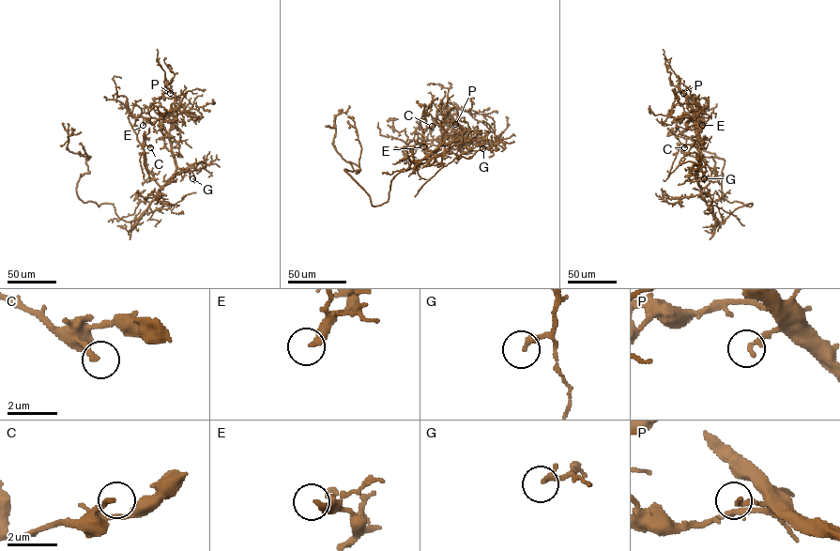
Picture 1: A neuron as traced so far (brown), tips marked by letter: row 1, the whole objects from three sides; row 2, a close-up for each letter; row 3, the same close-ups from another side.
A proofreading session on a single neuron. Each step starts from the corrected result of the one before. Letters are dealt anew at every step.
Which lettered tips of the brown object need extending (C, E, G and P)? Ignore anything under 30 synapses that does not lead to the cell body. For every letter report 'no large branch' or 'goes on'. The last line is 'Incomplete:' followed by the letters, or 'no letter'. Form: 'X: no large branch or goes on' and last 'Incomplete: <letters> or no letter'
C: no large branch
E: goes on
G: no large branch
P: no large branch
Incomplete: E

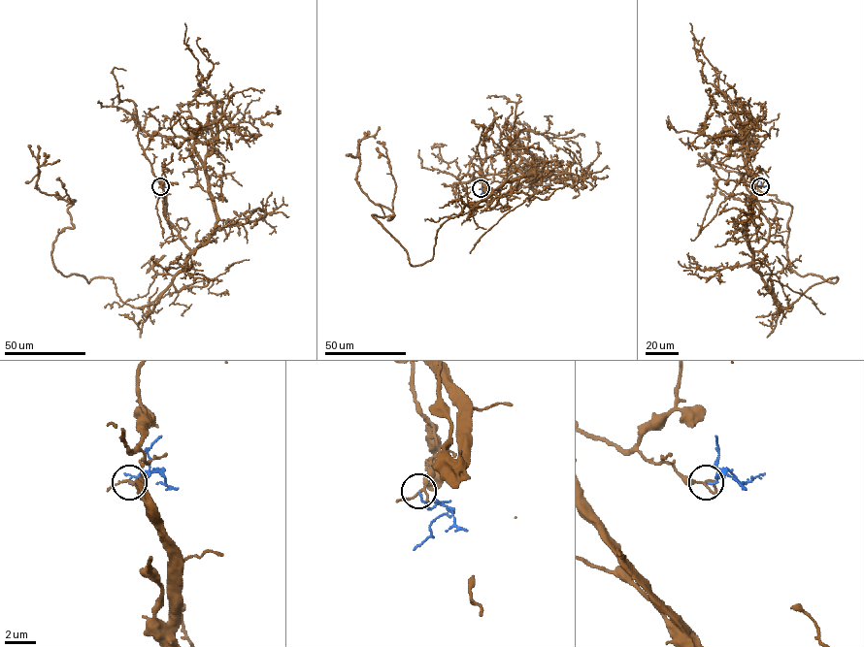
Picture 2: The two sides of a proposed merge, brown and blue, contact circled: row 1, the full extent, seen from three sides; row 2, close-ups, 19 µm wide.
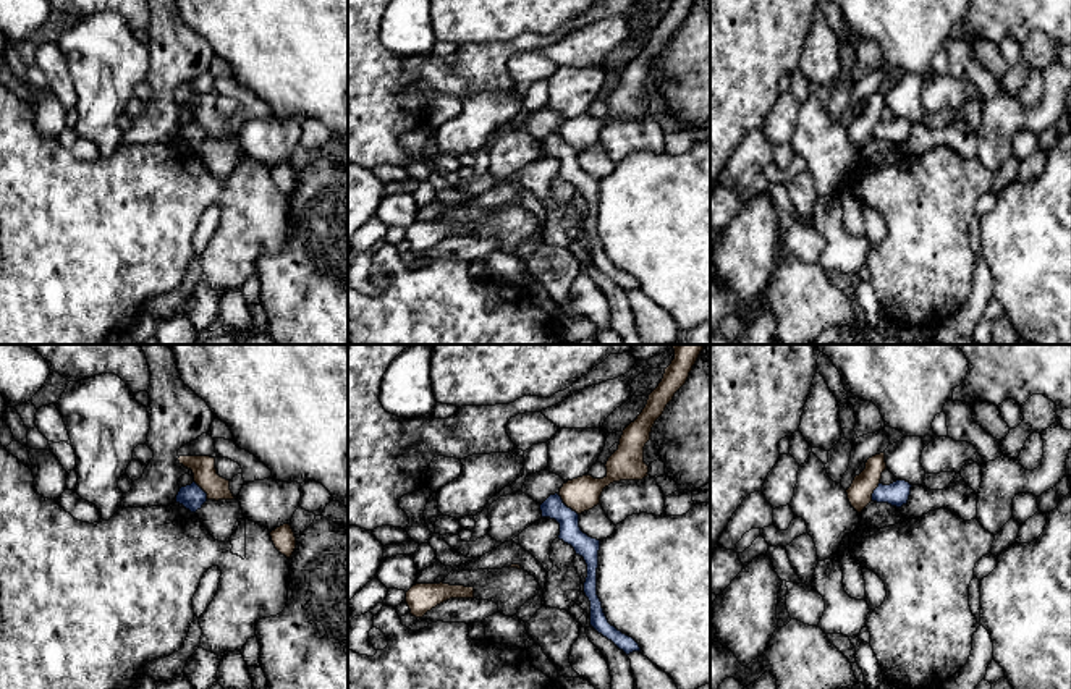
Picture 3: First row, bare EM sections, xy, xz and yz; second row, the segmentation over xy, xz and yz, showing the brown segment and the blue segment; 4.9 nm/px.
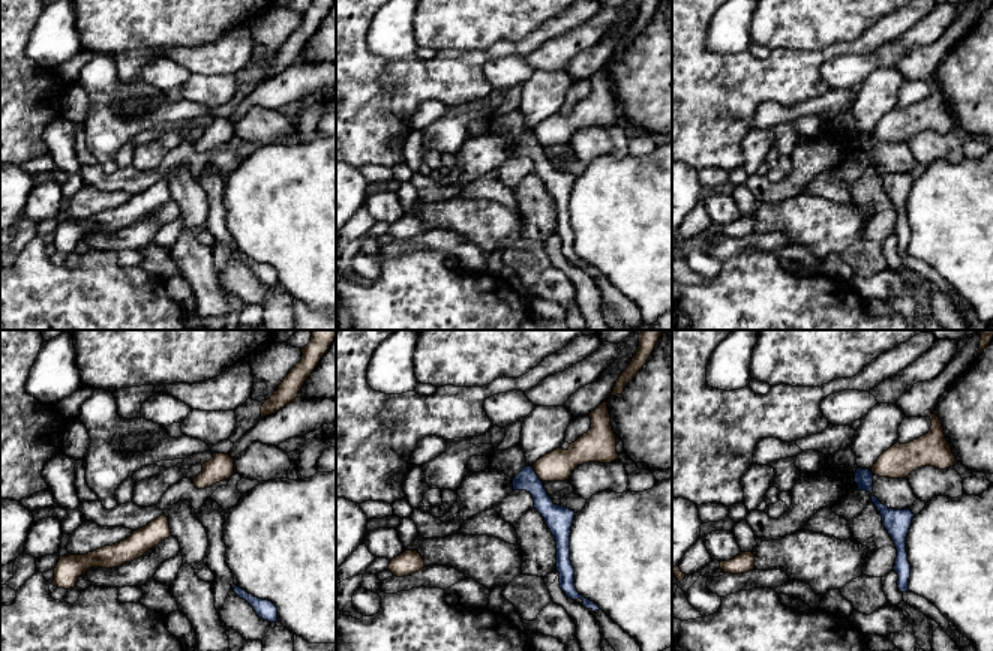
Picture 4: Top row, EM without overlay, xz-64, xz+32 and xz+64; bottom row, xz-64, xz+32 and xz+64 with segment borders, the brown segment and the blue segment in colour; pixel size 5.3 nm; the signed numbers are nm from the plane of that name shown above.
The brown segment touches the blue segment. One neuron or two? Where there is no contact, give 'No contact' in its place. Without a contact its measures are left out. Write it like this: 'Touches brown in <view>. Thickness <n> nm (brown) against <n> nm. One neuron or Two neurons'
Touches brown in xz. Thickness 170 nm (brown) against 110 nm. Two neurons

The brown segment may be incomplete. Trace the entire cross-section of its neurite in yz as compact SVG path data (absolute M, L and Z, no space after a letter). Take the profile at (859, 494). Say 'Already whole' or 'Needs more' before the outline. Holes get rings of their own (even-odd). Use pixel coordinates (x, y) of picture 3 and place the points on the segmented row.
Already whole. M885 453L867 459L866 469L854 477L851 487L846 490L851 506L861 513L870 501L872 493L878 487L882 472L887 469Z

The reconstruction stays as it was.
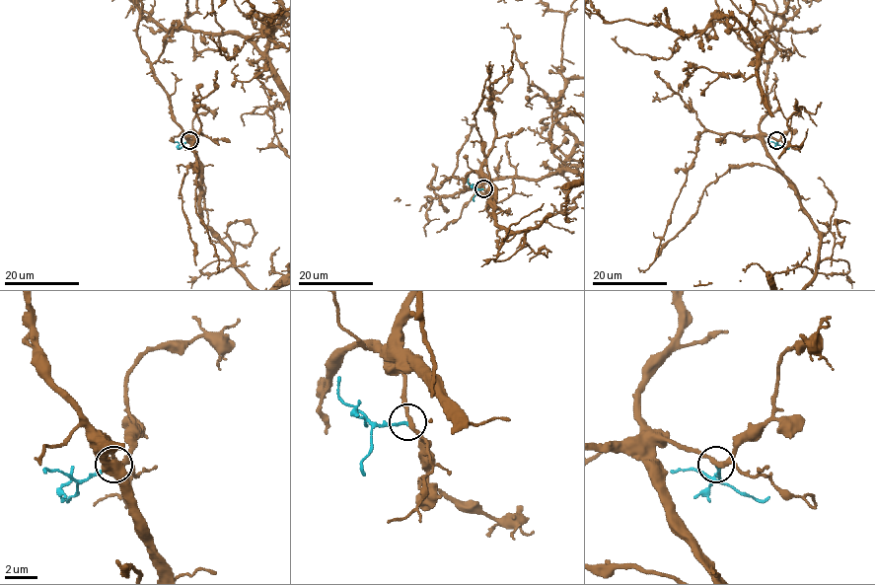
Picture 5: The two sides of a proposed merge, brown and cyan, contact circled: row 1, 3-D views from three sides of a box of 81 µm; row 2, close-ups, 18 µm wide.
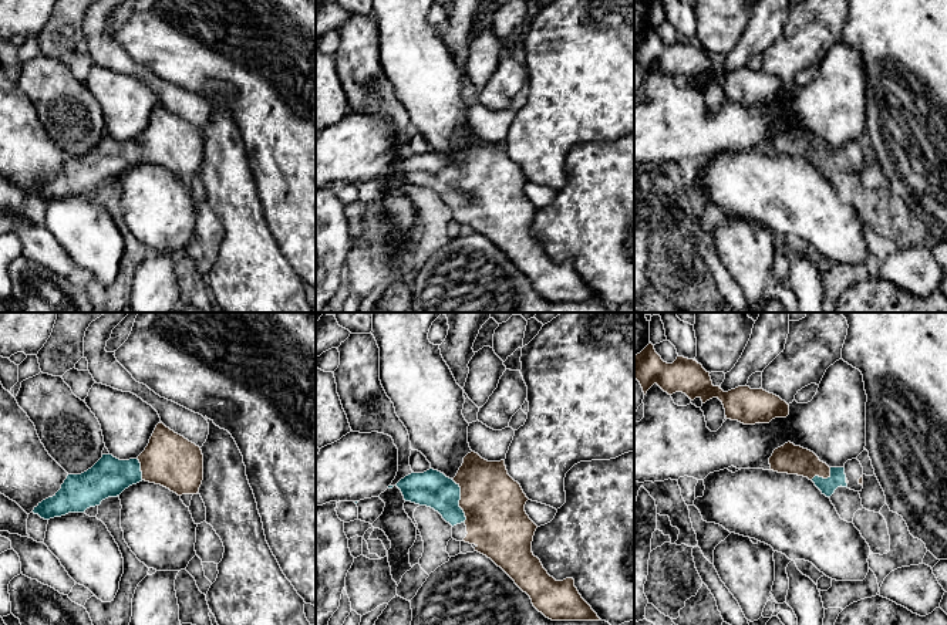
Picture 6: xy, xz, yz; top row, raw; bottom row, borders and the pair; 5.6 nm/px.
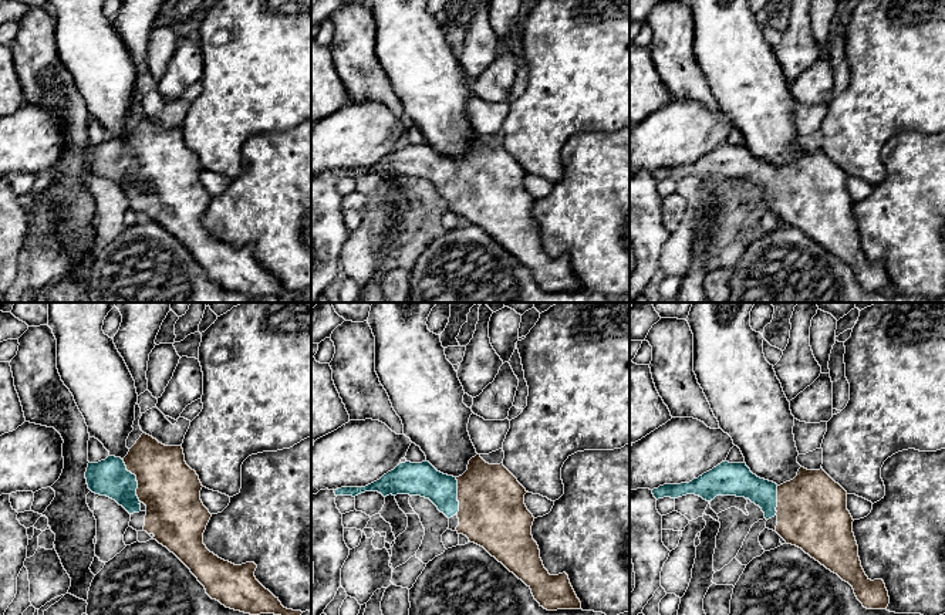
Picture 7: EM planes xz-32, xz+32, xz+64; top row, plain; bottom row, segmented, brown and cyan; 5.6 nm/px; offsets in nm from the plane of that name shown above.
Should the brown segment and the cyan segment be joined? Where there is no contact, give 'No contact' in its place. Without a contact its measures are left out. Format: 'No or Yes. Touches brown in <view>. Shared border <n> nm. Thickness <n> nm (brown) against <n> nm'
Yes. Touches brown in xz. Shared border 260 nm. Thickness 360 nm (brown) against 200 nm

